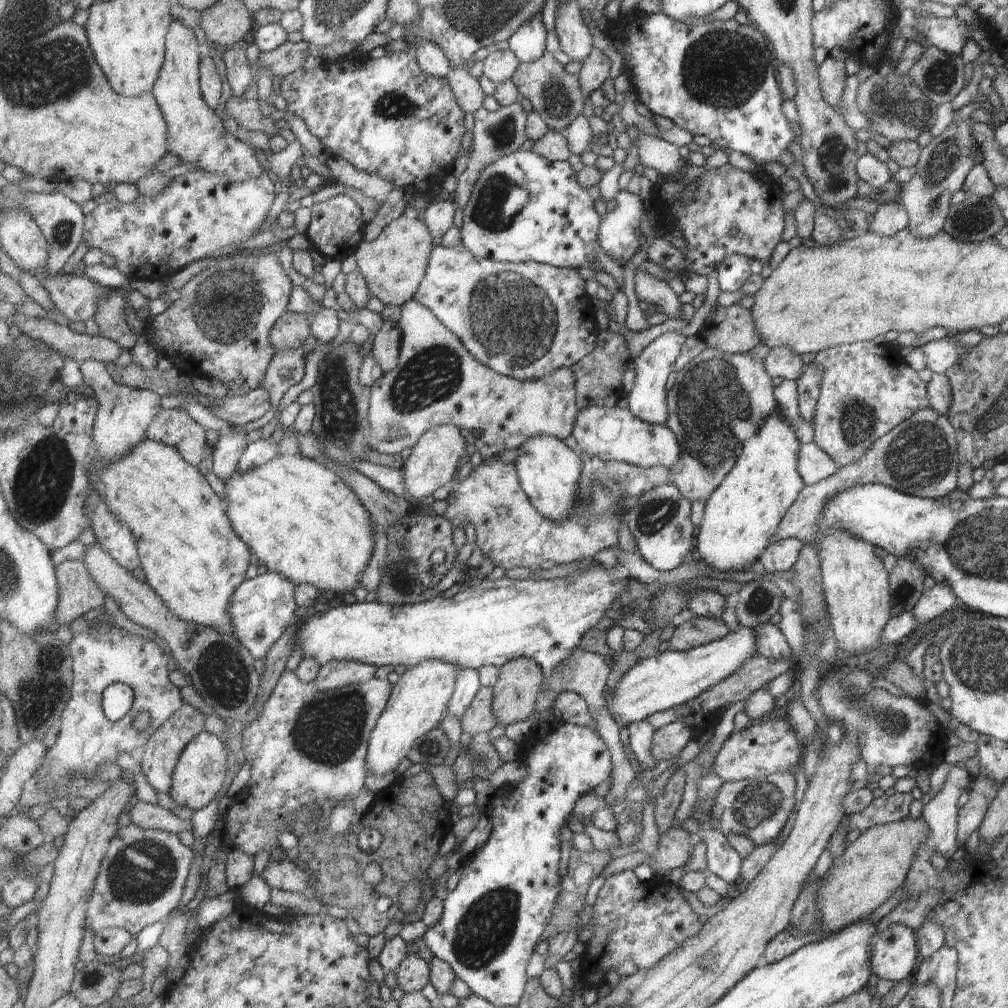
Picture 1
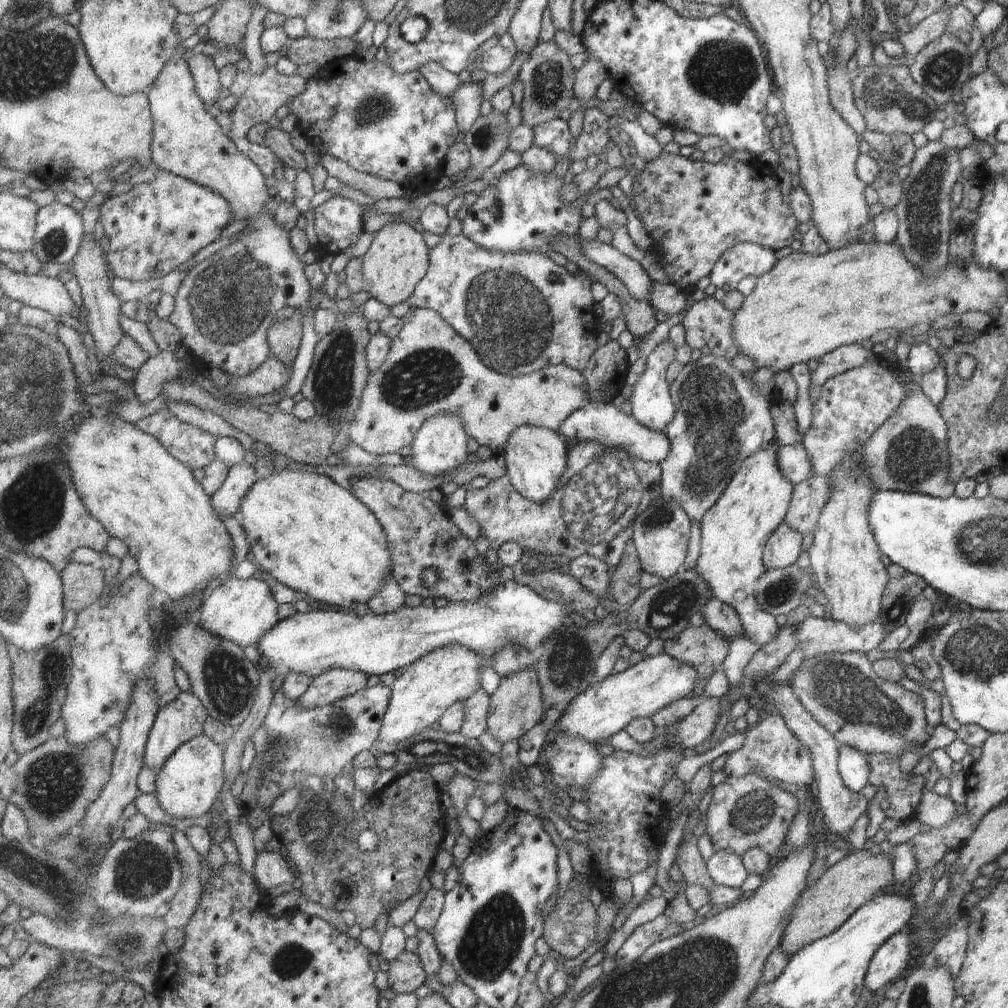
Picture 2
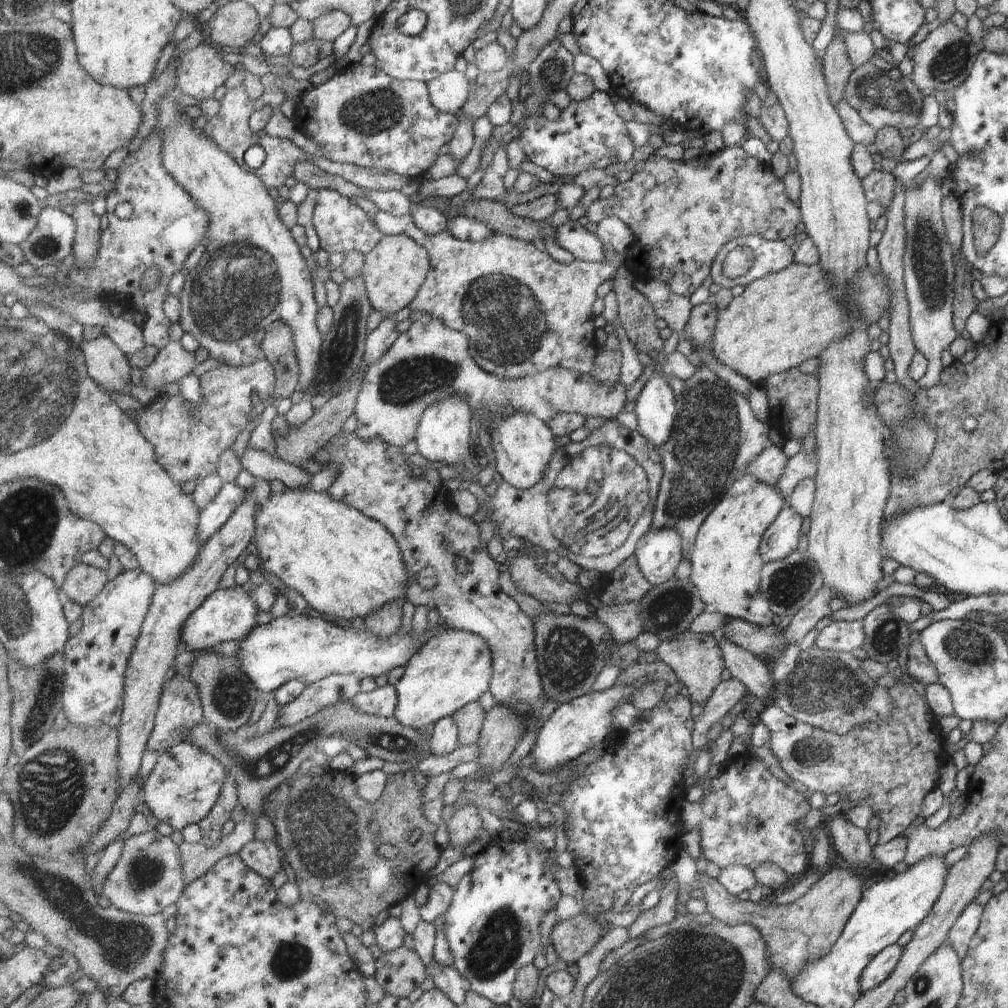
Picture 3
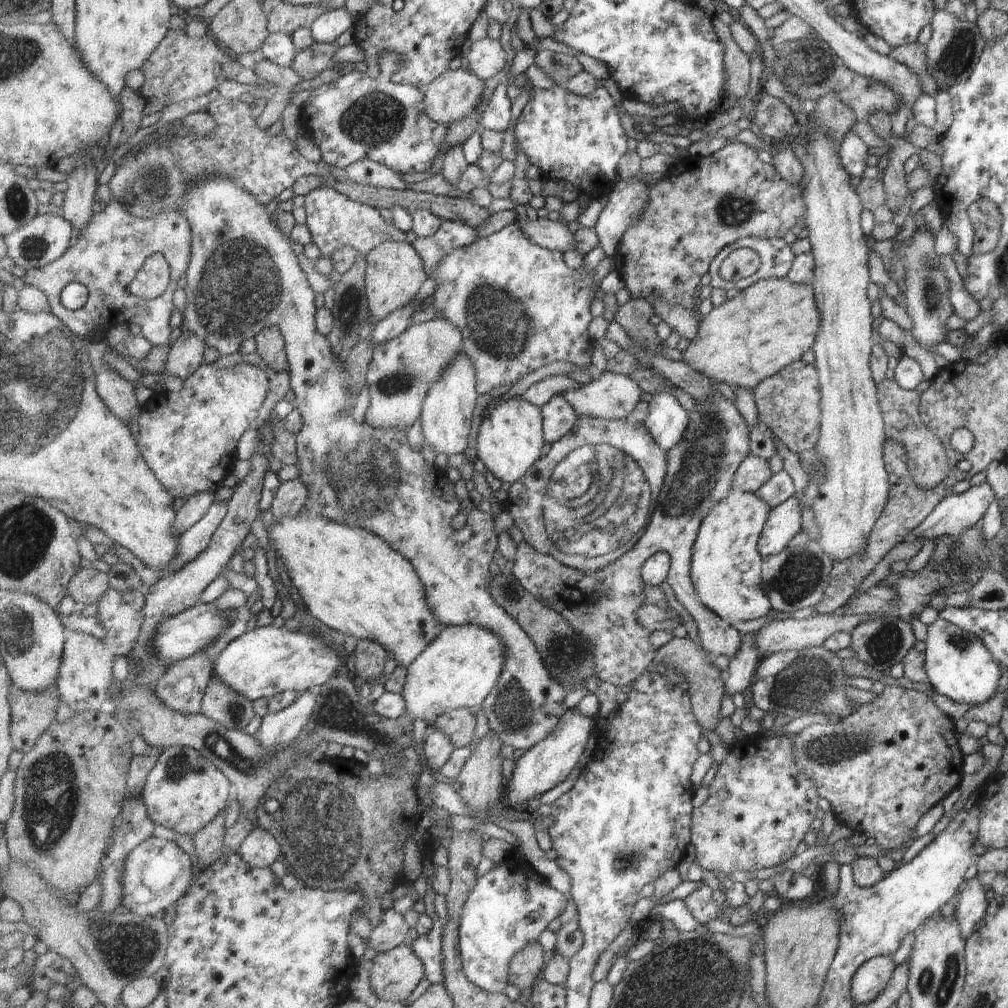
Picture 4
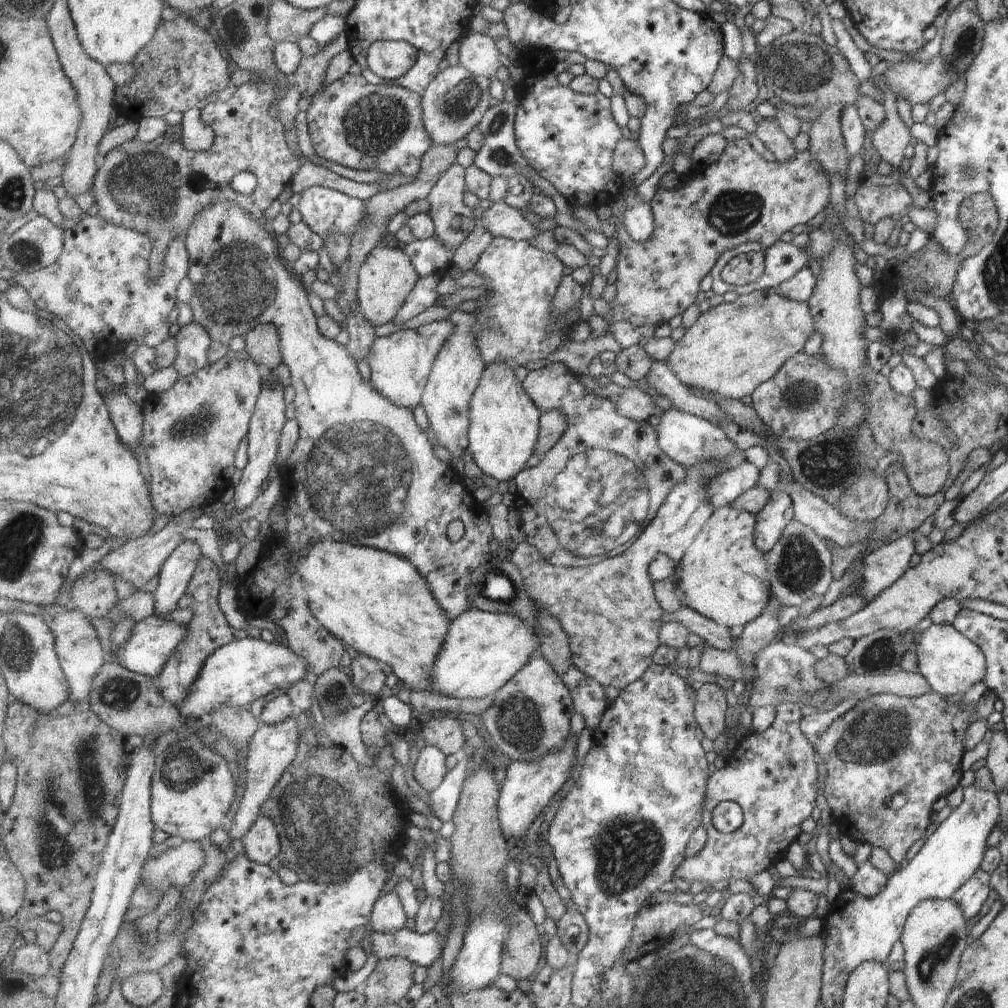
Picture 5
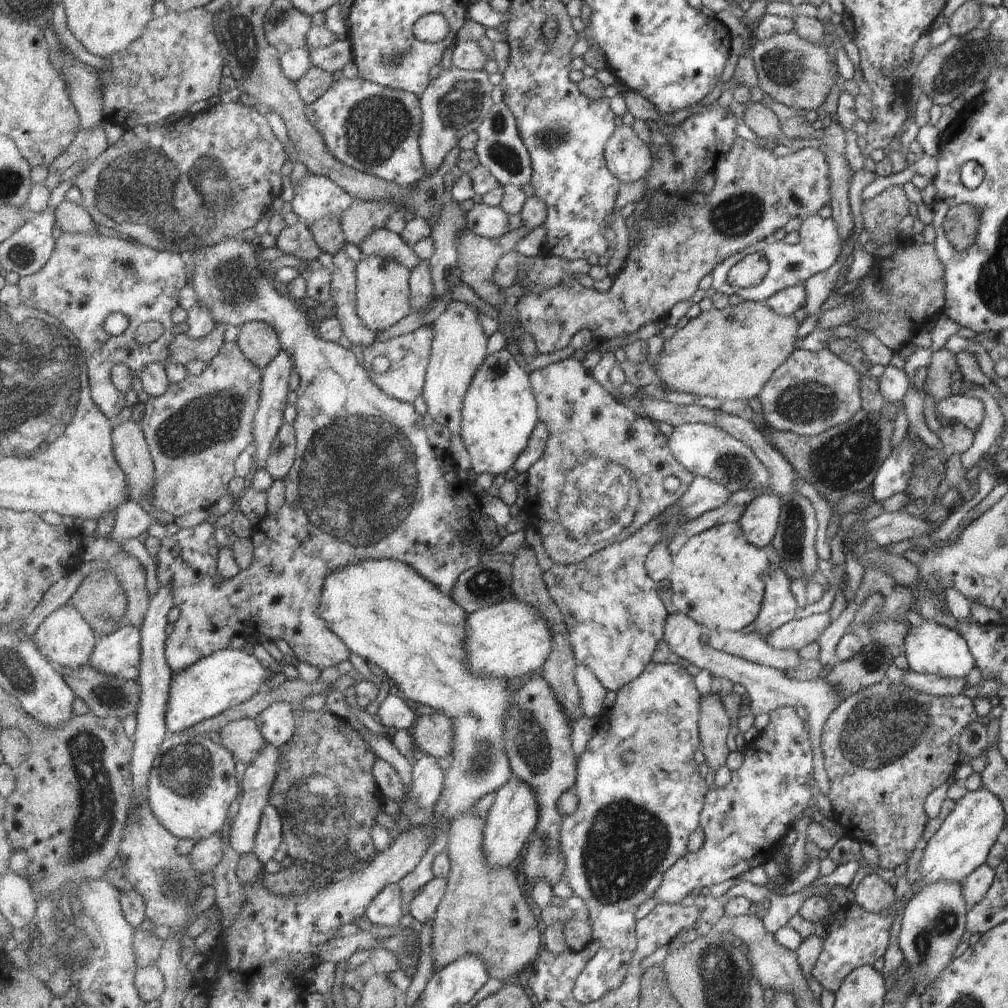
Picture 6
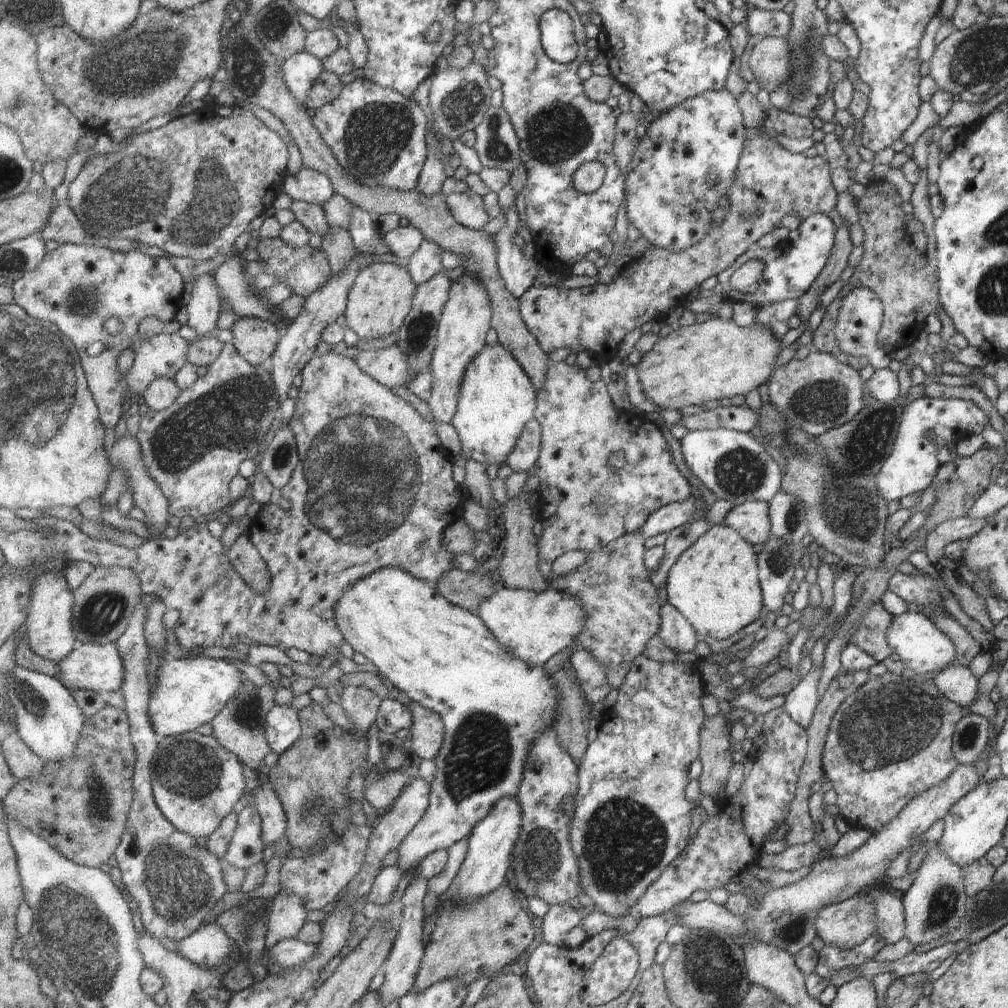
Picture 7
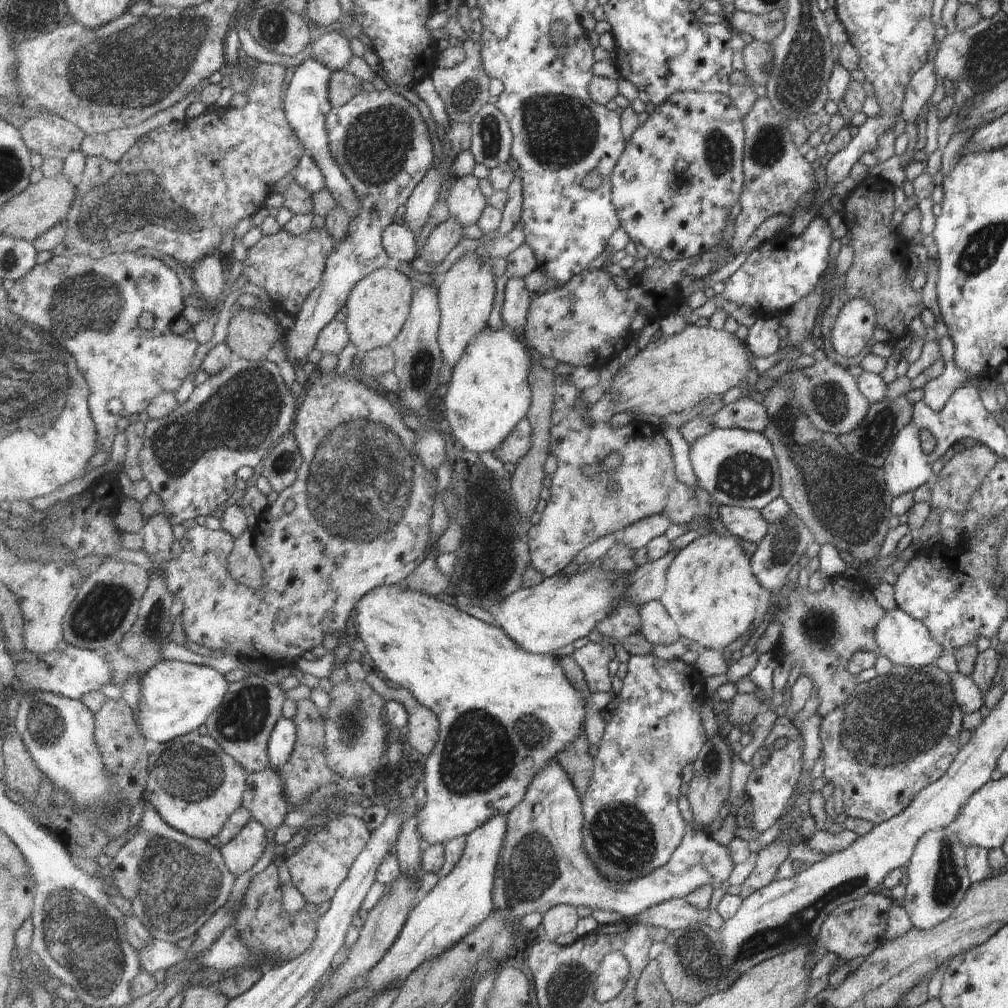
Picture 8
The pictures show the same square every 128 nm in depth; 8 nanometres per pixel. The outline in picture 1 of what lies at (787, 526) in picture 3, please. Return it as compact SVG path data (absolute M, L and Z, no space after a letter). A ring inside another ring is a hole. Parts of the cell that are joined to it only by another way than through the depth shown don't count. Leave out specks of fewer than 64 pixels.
M795 538L777 540L768 544L758 561L767 573L789 571L795 564L802 546Z

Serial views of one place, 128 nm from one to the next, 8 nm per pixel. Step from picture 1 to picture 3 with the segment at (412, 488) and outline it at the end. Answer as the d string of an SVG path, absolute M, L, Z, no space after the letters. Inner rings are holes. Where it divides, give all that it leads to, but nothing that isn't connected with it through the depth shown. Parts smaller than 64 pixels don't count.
M449 396L447 400L439 400L437 404L425 410L420 427L416 433L418 453L429 462L440 462L443 465L459 464L466 467L474 462L471 446L471 416L472 408L469 400L463 396Z

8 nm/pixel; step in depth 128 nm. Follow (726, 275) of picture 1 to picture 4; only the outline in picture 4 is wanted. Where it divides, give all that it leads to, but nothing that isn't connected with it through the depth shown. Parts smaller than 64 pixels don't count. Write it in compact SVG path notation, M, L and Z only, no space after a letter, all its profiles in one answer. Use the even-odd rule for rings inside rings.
M744 237L735 240L728 247L725 247L712 261L712 268L709 278L710 286L727 291L731 288L744 291L745 288L752 287L757 280L765 278L784 278L790 270L793 263L794 255L790 246L787 246L782 239L777 238L760 238ZM747 248L753 250L759 256L759 268L757 272L747 278L741 278L737 281L725 281L718 276L718 269L723 261L734 249Z

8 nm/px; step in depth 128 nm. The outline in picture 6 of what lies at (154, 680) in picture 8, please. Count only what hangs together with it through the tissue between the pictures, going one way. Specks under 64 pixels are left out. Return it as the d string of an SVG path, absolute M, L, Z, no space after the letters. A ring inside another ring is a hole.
M232 647L214 652L188 669L175 673L164 716L169 734L187 732L196 724L212 719L245 700L251 700L251 696L263 688L263 682L270 673L273 672L263 668L252 652Z

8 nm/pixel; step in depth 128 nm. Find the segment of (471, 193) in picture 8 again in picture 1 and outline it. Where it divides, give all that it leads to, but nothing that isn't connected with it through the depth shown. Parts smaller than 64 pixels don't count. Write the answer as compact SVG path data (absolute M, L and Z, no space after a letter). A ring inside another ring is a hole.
M641 267L636 268L635 274L638 301L656 305L667 317L681 318L681 306L684 304L667 282L657 280L655 276L641 270Z

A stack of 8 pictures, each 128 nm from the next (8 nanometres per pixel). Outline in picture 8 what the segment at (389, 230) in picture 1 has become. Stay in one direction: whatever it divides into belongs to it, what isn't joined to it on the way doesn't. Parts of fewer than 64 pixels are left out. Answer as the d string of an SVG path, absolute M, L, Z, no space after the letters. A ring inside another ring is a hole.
M389 268L377 270L357 284L346 305L348 315L345 321L350 342L357 350L366 353L394 344L412 312L415 285L405 274Z

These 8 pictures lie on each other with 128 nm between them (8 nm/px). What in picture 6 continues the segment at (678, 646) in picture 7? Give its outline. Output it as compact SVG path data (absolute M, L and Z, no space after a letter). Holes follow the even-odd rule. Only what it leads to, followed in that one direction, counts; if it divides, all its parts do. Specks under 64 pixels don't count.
M677 612L668 618L668 622L664 626L664 641L670 646L674 653L679 657L685 658L689 663L697 666L701 670L707 670L711 676L718 678L727 678L732 684L741 684L744 692L749 697L749 713L754 718L758 714L770 713L779 707L796 707L804 706L808 712L807 736L809 747L811 748L811 757L813 760L812 777L814 784L818 787L819 792L827 797L830 786L827 774L823 768L823 755L820 747L820 734L822 731L822 724L825 719L831 714L831 711L840 703L840 700L845 697L837 697L834 689L827 684L824 679L815 679L813 681L794 681L788 679L781 671L775 670L765 665L756 665L739 658L737 655L733 656L726 652L715 650L706 644L699 642L701 632L699 625L690 616Z

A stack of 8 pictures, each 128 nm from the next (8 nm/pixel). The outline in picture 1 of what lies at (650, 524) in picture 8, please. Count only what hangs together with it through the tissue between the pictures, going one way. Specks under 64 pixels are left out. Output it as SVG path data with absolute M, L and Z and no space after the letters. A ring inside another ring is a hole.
M813 442L800 444L797 448L797 474L803 480L804 485L813 486L813 484L833 476L839 468L841 466L837 462L833 462Z

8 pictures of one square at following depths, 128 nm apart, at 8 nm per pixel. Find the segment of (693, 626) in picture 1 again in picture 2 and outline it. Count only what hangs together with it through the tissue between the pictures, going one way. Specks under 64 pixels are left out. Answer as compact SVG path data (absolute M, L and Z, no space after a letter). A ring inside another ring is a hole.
M707 624L690 625L677 638L665 642L665 651L677 661L693 664L700 670L704 680L692 694L697 697L703 692L709 676L725 668L725 660L729 660L729 640Z

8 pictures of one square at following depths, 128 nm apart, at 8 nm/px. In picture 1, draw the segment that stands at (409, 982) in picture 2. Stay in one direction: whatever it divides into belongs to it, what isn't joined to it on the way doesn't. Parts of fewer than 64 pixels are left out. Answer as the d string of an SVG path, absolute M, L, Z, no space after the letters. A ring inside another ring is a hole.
M409 954L397 973L398 987L407 994L421 992L430 983L432 969L419 954Z

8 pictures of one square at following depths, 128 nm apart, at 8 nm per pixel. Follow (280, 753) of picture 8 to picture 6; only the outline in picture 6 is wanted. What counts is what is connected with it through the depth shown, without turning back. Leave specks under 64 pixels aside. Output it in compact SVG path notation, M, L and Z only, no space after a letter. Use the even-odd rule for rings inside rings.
M279 701L255 717L263 736L278 749L287 744L298 730L291 706L289 701Z

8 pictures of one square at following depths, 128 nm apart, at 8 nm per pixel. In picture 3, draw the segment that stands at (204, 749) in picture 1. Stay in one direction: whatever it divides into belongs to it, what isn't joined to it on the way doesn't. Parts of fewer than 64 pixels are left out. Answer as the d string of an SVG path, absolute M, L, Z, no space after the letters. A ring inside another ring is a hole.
M182 741L169 748L169 750L160 752L156 767L143 785L144 802L149 807L148 812L154 817L181 832L193 824L200 824L209 815L209 812L213 811L213 808L217 805L217 800L220 800L225 778L227 778L226 769L215 756L206 752L203 748L199 748L197 744Z

